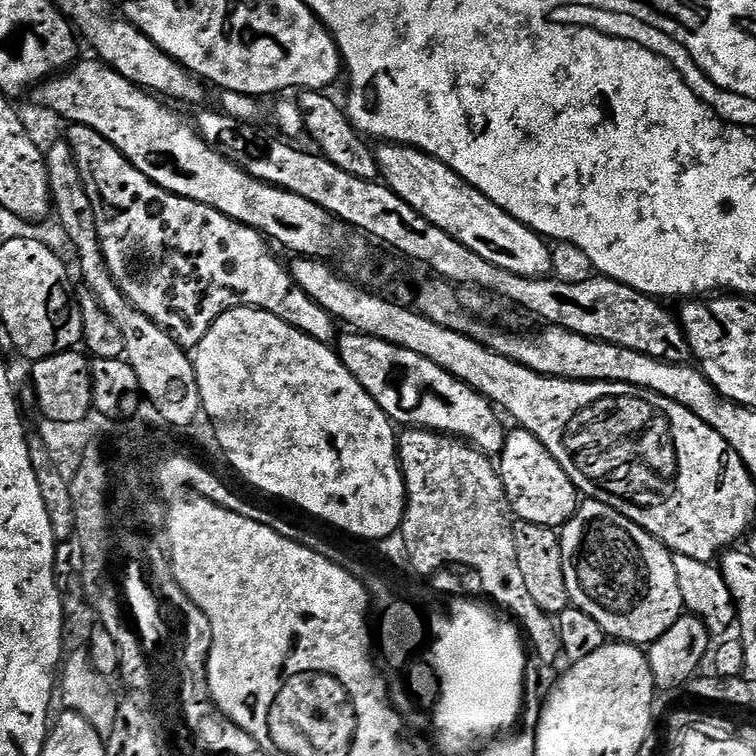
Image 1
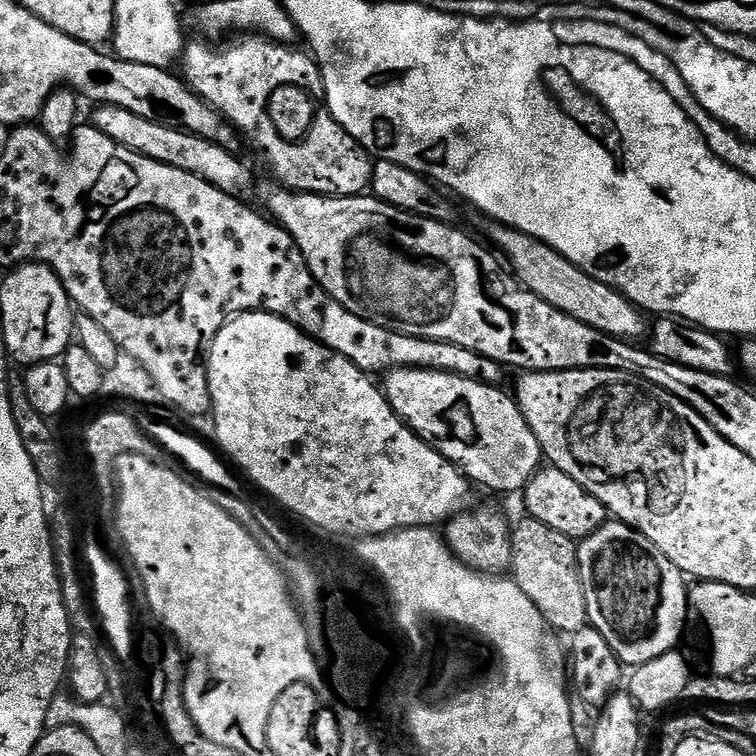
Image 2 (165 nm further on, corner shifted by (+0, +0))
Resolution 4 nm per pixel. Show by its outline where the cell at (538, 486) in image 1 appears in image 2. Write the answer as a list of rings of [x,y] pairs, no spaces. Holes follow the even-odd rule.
[[[551,466],[541,467],[522,493],[524,504],[528,507],[527,515],[538,522],[546,522],[550,530],[566,534],[574,541],[582,541],[594,534],[603,524],[609,523],[610,513],[598,498],[594,498],[570,474]]]

